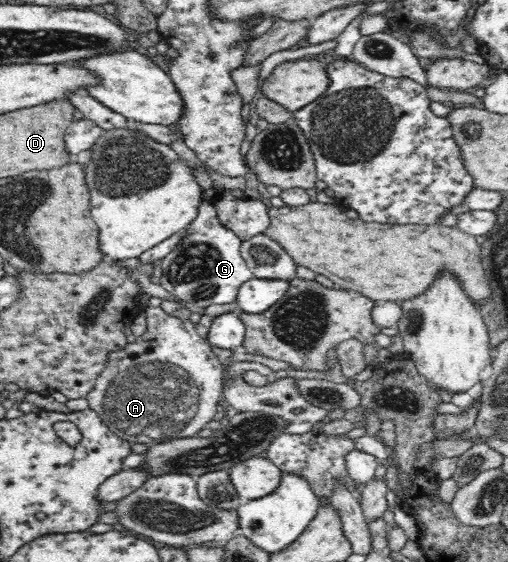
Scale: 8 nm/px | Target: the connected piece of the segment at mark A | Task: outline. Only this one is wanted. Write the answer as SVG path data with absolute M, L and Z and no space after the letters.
M146 307L143 309L145 312L146 330L145 332L135 337L135 342L125 343L121 350L115 350L109 354L107 367L102 370L93 386L93 390L84 398L87 400L90 410L93 410L104 425L111 430L112 434L117 435L121 440L130 442L131 444L145 444L147 447L155 443L169 442L171 439L196 437L205 430L205 426L209 426L214 418L217 418L218 403L224 403L223 390L224 386L224 371L217 356L213 354L207 341L204 341L197 335L197 331L192 328L191 321L184 321L177 317L167 315L160 307Z

